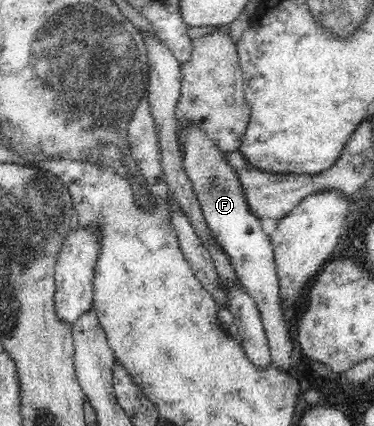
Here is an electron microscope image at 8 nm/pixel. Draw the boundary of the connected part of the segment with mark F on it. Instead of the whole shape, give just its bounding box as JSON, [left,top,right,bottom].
[178,123,295,374]

